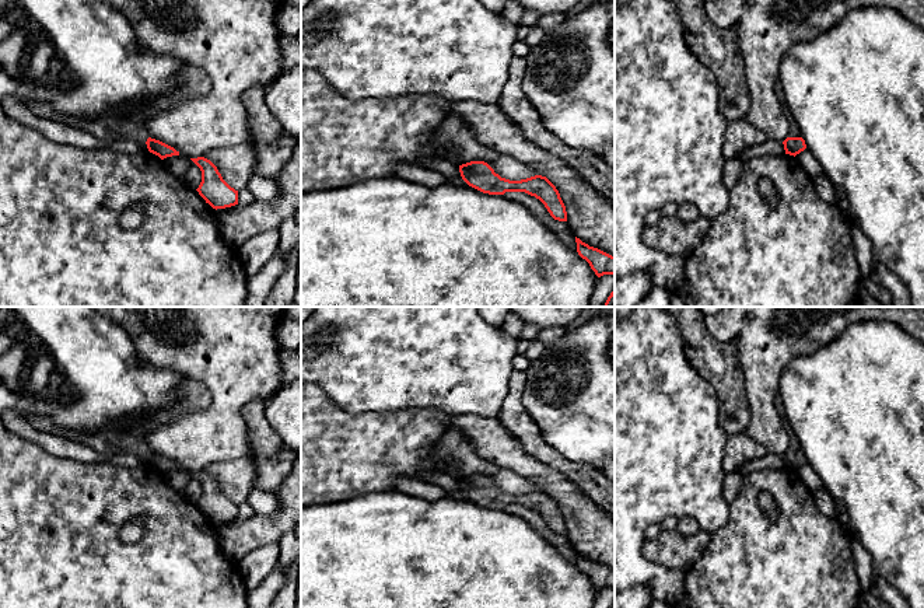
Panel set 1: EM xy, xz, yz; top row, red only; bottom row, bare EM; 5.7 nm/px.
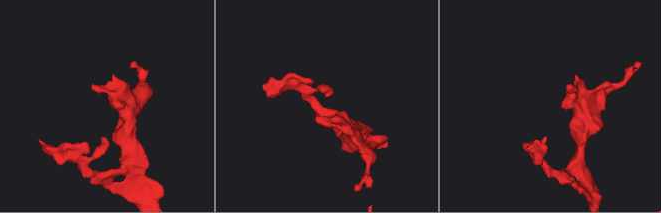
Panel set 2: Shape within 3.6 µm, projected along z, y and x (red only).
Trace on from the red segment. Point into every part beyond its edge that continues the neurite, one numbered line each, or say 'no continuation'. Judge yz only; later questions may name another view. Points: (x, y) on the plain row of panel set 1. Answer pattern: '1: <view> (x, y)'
1: yz (794, 446)

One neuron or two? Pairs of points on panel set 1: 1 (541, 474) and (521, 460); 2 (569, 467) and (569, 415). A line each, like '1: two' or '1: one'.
1: one
2: two

